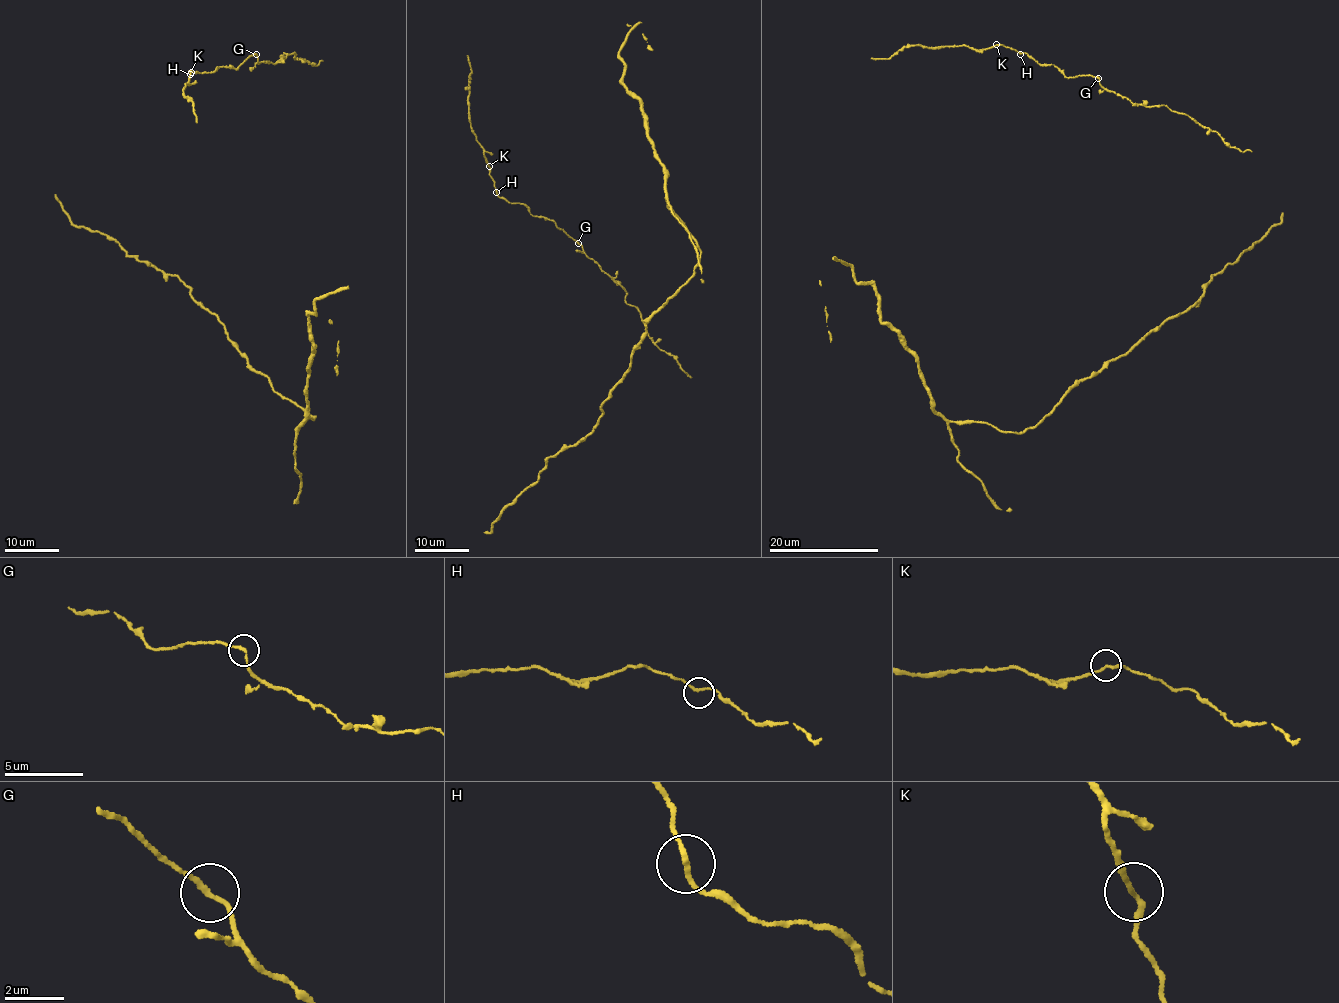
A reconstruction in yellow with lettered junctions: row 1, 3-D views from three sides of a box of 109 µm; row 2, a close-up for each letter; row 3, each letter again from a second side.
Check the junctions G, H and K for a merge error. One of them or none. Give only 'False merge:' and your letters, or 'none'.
False merge: none

